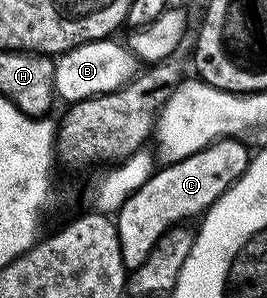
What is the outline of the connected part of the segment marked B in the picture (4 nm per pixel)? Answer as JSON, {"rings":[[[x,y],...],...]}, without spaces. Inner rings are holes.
{"rings":[[[106,38],[104,40],[96,40],[95,42],[89,42],[89,43],[83,43],[81,46],[73,47],[71,50],[61,53],[58,58],[54,61],[54,64],[56,66],[55,68],[55,94],[61,99],[61,97],[65,100],[64,103],[70,104],[70,103],[77,103],[79,101],[83,101],[87,99],[88,97],[98,96],[99,94],[103,93],[111,93],[115,90],[122,88],[123,85],[129,84],[130,81],[134,79],[134,77],[139,73],[141,70],[141,61],[138,59],[136,55],[130,49],[128,48],[128,45],[125,45],[124,43],[117,43],[115,42],[116,39],[113,38]]]}

